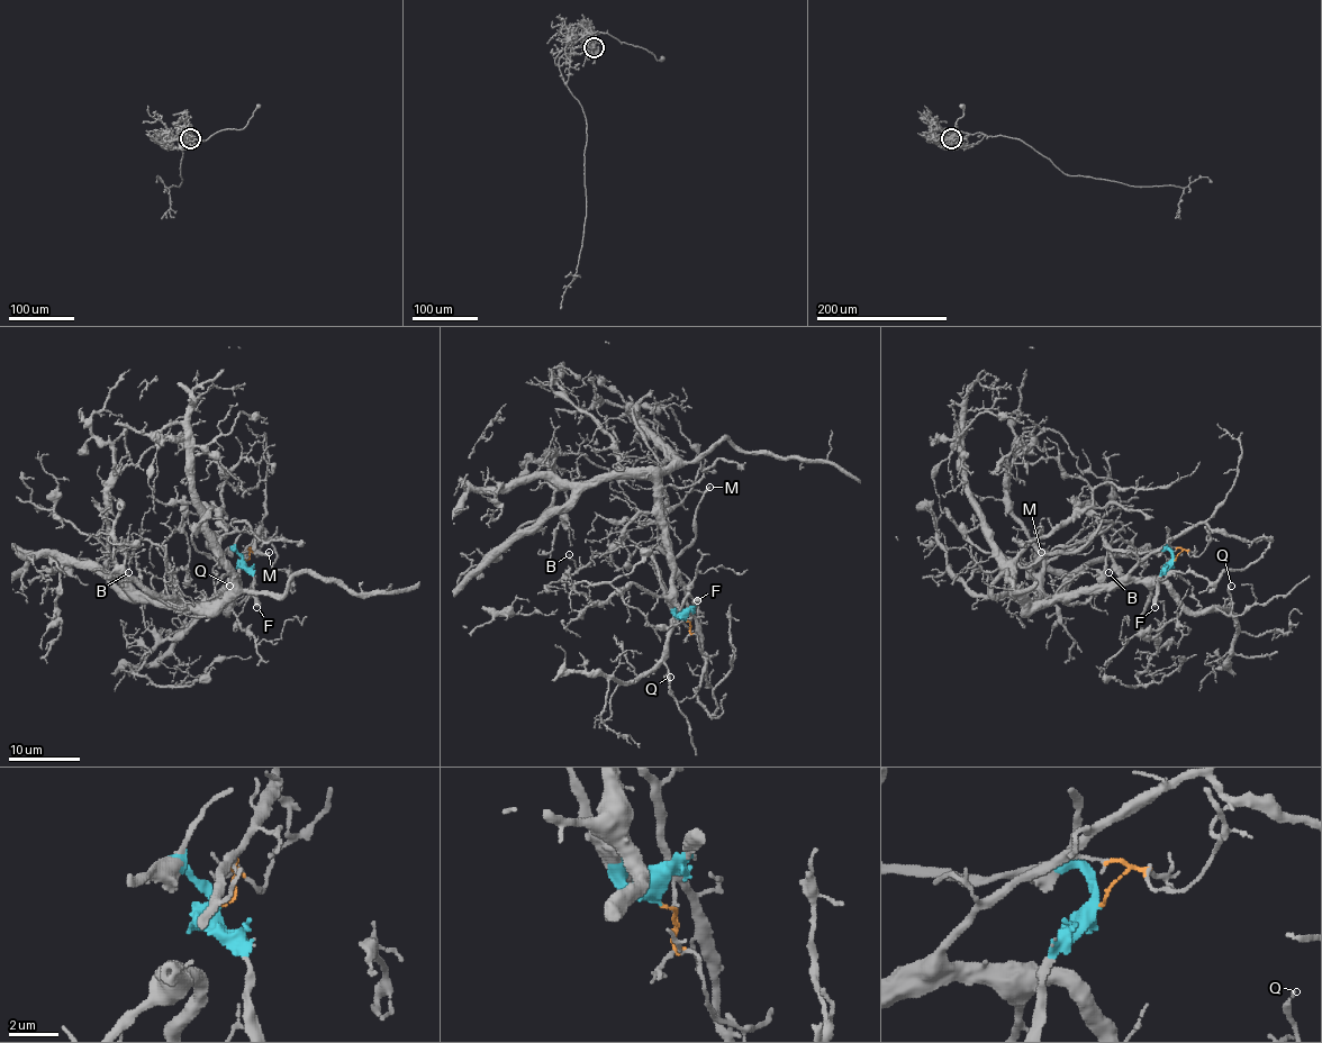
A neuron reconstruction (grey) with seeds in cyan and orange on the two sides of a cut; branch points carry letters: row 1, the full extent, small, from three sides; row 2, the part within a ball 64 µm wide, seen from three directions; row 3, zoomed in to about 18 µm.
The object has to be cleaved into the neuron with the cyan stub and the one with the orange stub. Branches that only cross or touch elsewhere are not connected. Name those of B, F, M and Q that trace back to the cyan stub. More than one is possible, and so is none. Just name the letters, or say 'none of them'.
F, M

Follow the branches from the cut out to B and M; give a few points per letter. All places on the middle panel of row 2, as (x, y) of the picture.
B: (686, 619), (690, 627), (686, 585), (664, 526), (650, 514), (640, 514), (586, 564), (577, 569), (568, 554)
M: (686, 619), (661, 586), (648, 549), (661, 547), (673, 556), (686, 547), (695, 538), (698, 502), (711, 487)

